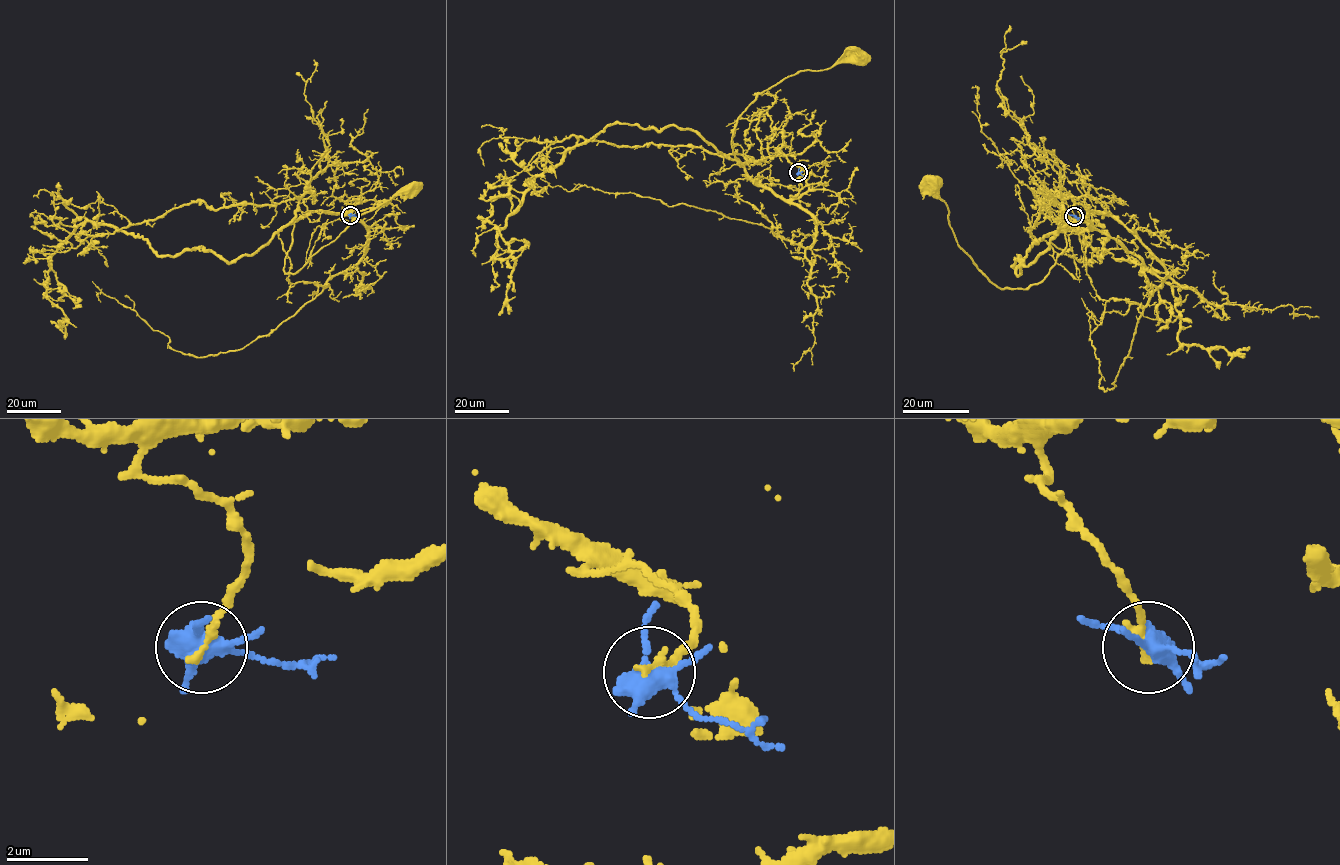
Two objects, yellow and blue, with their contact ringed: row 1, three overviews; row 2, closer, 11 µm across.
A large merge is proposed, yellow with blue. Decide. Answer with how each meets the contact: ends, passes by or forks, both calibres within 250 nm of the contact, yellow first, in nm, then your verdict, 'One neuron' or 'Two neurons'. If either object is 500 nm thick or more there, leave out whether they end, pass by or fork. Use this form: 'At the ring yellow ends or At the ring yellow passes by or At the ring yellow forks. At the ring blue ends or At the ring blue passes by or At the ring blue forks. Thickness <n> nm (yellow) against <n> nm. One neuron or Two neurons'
At the ring yellow ends. At the ring blue forks. Thickness 200 nm (yellow) against 400 nm. Two neurons

